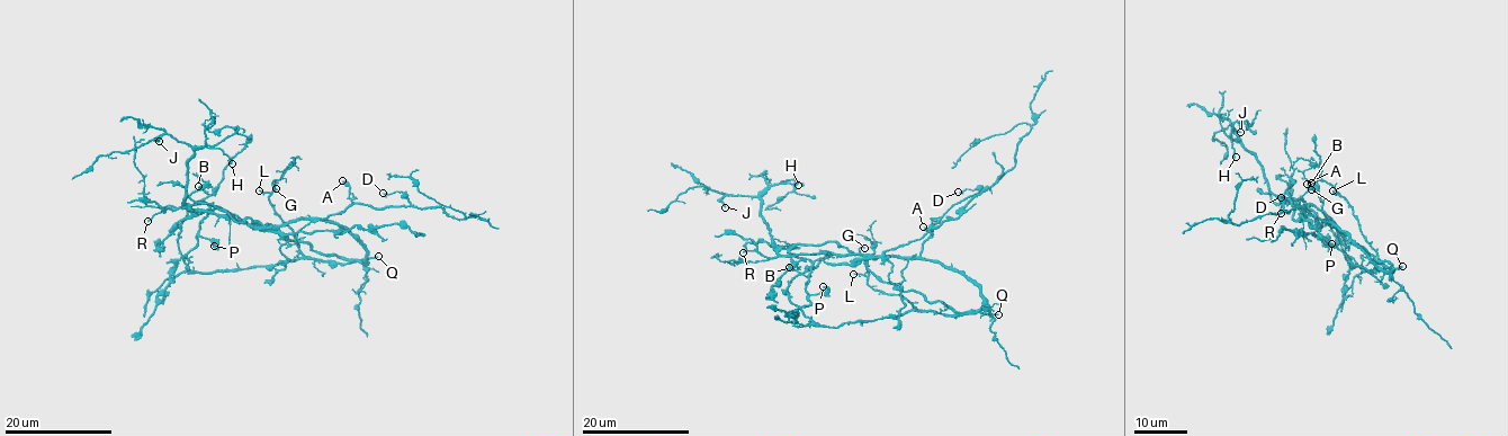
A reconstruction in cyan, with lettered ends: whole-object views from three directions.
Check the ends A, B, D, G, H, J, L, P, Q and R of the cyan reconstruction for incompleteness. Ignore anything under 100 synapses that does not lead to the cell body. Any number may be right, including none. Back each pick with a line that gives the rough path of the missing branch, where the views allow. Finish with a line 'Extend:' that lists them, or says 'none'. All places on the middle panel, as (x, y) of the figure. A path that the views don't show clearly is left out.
Extend: Q

